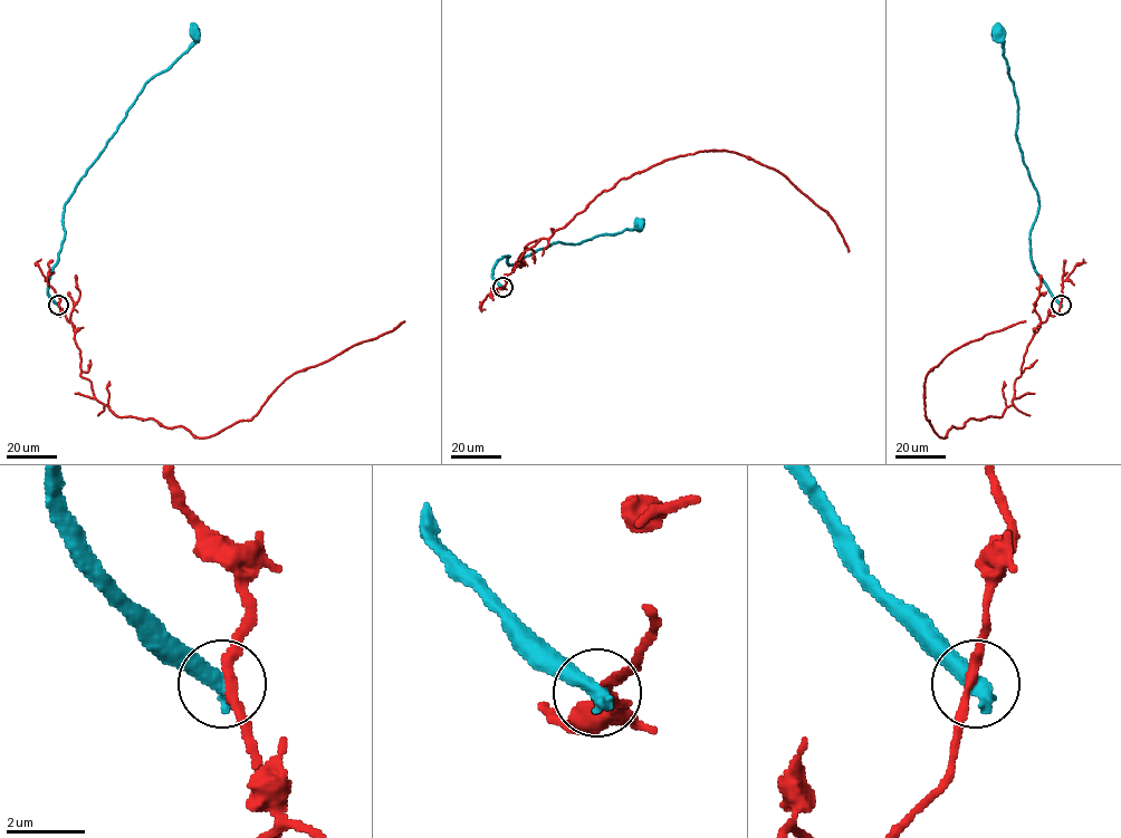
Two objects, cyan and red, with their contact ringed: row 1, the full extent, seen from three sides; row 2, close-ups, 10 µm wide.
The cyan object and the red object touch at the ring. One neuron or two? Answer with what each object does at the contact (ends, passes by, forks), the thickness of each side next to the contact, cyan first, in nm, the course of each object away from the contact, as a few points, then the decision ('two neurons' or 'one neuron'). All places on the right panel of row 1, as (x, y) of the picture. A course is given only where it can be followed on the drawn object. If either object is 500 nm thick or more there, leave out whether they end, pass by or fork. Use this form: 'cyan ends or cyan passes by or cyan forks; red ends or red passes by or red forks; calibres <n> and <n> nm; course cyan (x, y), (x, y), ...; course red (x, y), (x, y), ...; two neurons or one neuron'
calibres 500 and 240 nm; course cyan (1061, 305), (1031, 260), (1031, 229), (1037, 193), (1016, 136), (1017, 99), (997, 34); course red (1061, 305), (1027, 345), (1002, 416), (970, 418), (940, 437), (926, 417), (926, 375), (965, 344), (1025, 321); two neurons

